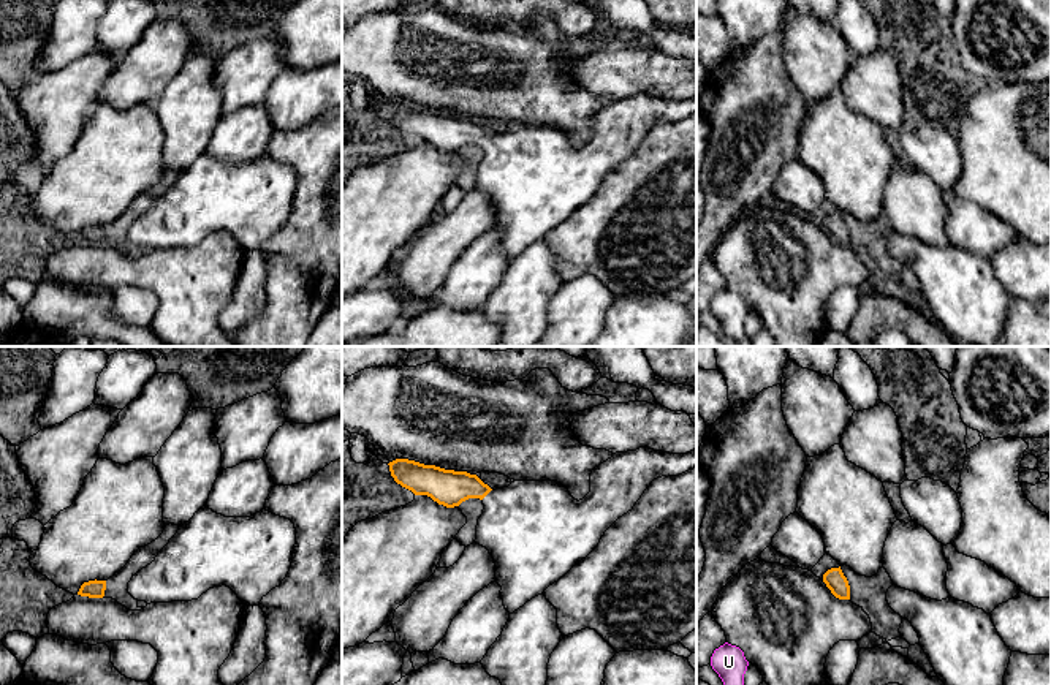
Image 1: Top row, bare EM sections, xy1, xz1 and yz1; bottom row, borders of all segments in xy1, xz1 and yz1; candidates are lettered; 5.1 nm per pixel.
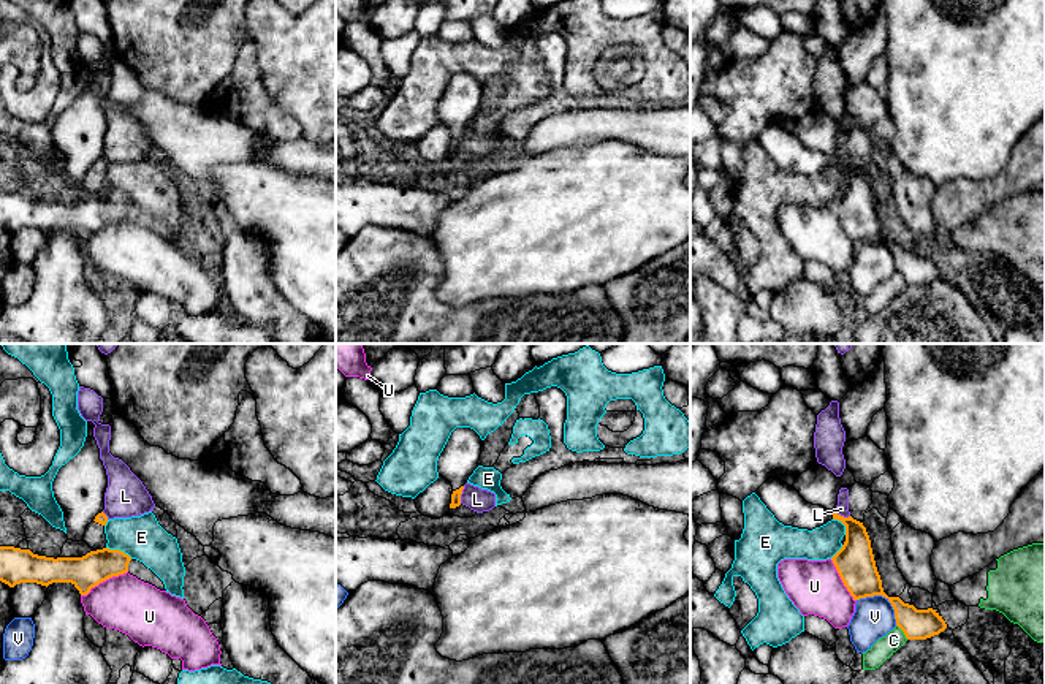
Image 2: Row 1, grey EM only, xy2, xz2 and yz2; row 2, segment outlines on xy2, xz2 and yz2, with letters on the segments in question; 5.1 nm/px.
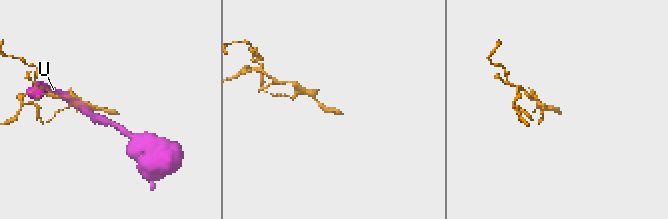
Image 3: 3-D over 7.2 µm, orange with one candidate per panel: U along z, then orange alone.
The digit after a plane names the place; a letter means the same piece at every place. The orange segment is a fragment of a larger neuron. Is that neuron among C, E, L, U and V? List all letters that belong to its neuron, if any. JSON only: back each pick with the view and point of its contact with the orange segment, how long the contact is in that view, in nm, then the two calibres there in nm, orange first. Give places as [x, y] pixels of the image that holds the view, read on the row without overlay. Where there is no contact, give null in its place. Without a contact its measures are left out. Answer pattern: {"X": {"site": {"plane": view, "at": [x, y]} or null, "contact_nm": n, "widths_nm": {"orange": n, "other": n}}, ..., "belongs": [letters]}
{"belongs": []}

